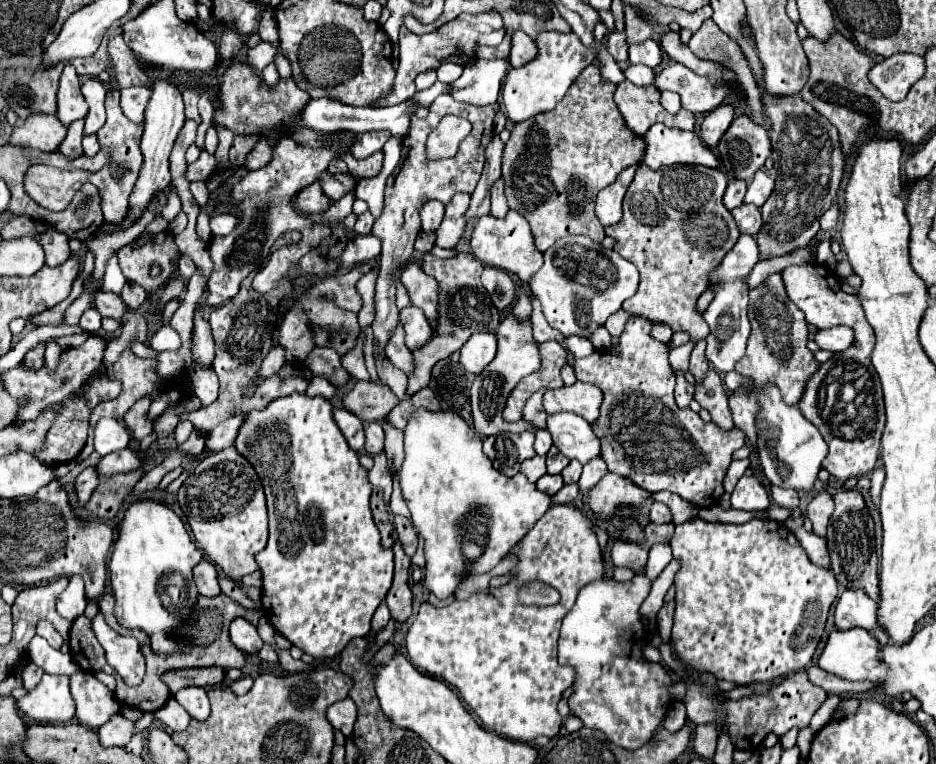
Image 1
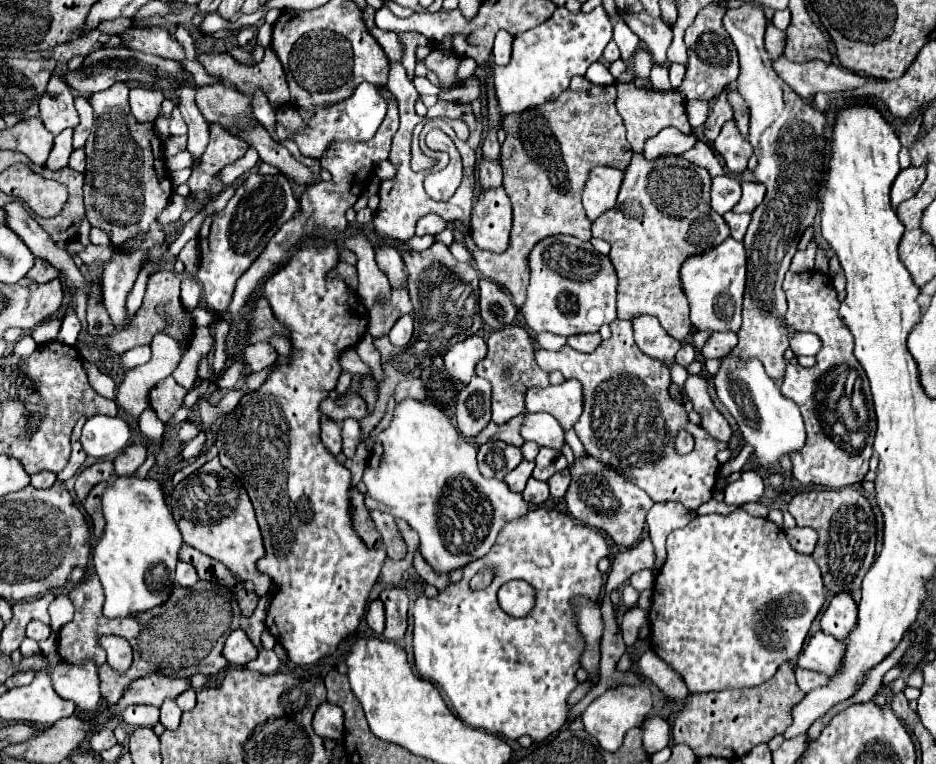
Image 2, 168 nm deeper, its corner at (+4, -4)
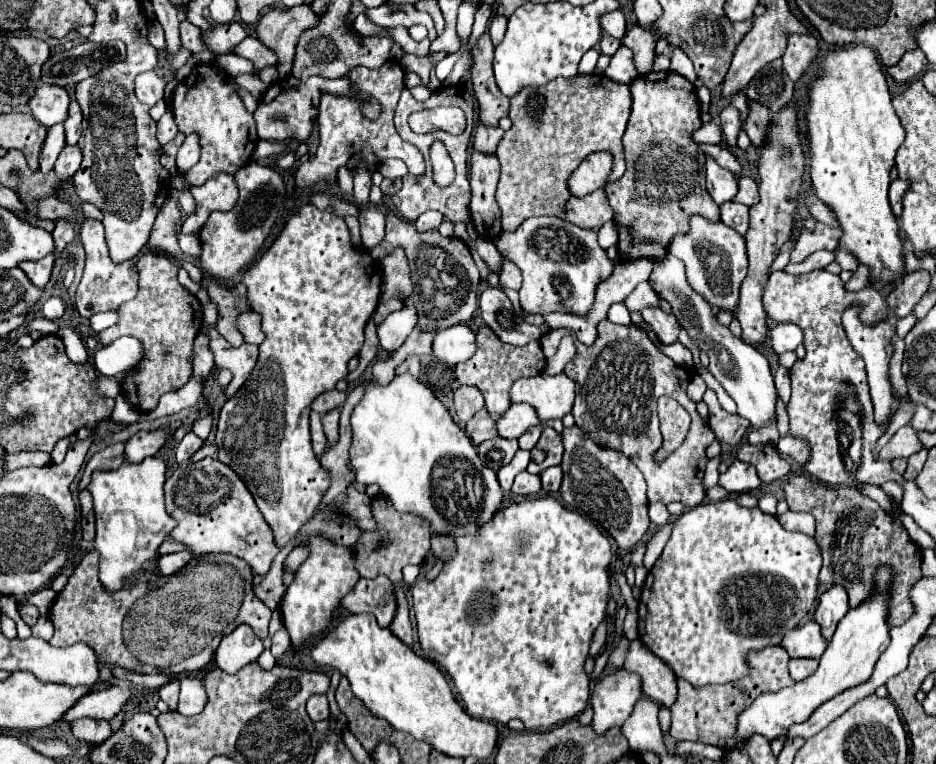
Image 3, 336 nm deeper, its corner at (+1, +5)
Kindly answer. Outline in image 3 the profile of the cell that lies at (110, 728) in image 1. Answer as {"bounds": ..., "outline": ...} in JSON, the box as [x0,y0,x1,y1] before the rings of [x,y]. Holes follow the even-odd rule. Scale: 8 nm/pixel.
{"bounds":[69,719,113,745],"outline":[[[77,719],[77,721],[71,721],[69,727],[75,739],[87,741],[93,745],[103,743],[113,733],[105,719],[99,719],[99,721],[97,719]]]}

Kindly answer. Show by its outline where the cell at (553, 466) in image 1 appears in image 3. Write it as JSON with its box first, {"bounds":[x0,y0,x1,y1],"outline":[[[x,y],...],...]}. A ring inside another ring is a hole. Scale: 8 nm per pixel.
{"bounds":[527,427,563,475],"outline":[[[545,427],[541,439],[537,441],[537,445],[531,451],[531,461],[527,465],[527,473],[537,475],[537,473],[541,473],[543,469],[547,469],[551,465],[559,465],[561,455],[563,455],[561,435],[555,429]]]}

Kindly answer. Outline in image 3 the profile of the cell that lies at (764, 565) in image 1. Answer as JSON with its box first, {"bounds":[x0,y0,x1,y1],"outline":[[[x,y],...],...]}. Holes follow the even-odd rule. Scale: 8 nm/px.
{"bounds":[639,499,821,687],"outline":[[[723,499],[719,503],[697,505],[675,521],[671,539],[667,541],[661,557],[657,559],[657,563],[653,565],[653,569],[649,571],[649,575],[645,579],[641,599],[639,599],[639,639],[653,655],[657,655],[661,661],[665,661],[679,679],[685,679],[695,687],[713,685],[713,683],[729,683],[729,681],[741,679],[743,675],[747,675],[747,661],[745,661],[747,651],[763,649],[767,645],[777,645],[779,639],[783,639],[783,635],[791,627],[797,627],[801,623],[801,619],[807,615],[813,601],[817,599],[819,569],[821,569],[821,551],[819,551],[815,539],[809,535],[803,535],[803,533],[785,531],[779,525],[779,521],[775,519],[775,515],[767,515],[759,507],[753,507],[753,509],[741,507],[735,503],[735,499]]]}

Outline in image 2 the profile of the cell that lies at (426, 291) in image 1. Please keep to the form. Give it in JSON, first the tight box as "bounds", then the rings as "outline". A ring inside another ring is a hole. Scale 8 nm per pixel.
{"bounds":[376,244,408,288],"outline":[[[390,244],[376,246],[376,262],[388,276],[392,288],[408,288],[408,276],[404,270],[404,262],[400,252]]]}

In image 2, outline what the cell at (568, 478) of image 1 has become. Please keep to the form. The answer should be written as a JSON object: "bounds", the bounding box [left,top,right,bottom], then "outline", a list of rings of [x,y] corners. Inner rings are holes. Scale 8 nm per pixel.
{"bounds":[548,470,570,498],"outline":[[[562,470],[562,472],[556,472],[550,480],[548,480],[548,486],[550,486],[550,494],[554,498],[562,498],[570,486],[570,470]]]}

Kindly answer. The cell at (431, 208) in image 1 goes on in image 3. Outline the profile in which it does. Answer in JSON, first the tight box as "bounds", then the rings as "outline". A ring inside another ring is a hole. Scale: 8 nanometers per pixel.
{"bounds":[415,211,443,231],"outline":[[[425,211],[415,221],[415,227],[417,227],[417,231],[431,231],[431,229],[437,229],[441,225],[441,221],[443,221],[443,215],[439,215],[435,211]]]}

